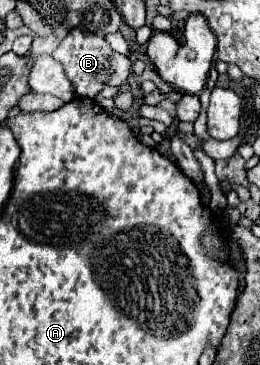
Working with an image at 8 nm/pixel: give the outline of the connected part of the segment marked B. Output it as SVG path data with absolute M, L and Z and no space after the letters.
M78 28L68 32L68 36L62 40L62 44L54 50L52 56L54 56L54 60L58 60L64 66L64 72L66 72L68 80L72 82L74 92L84 98L94 98L104 86L120 88L132 72L132 62L128 56L114 52L102 36L84 34Z

